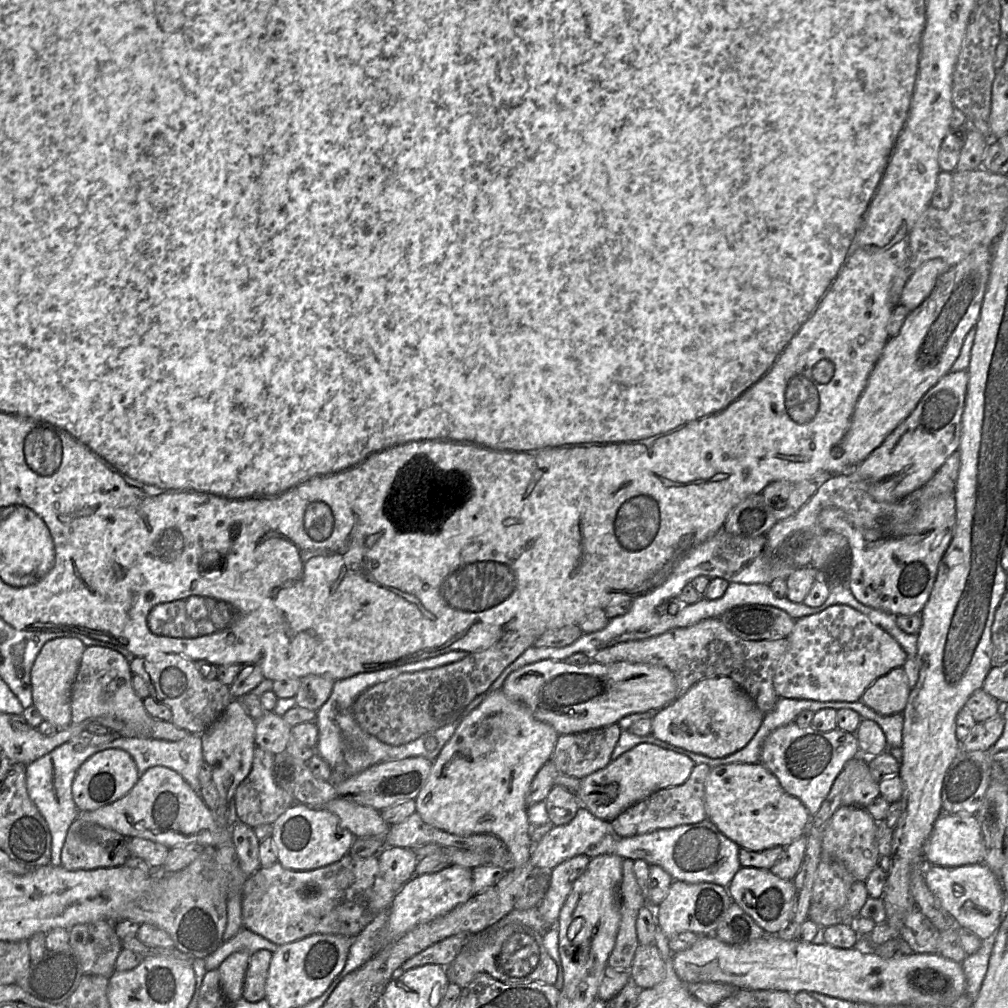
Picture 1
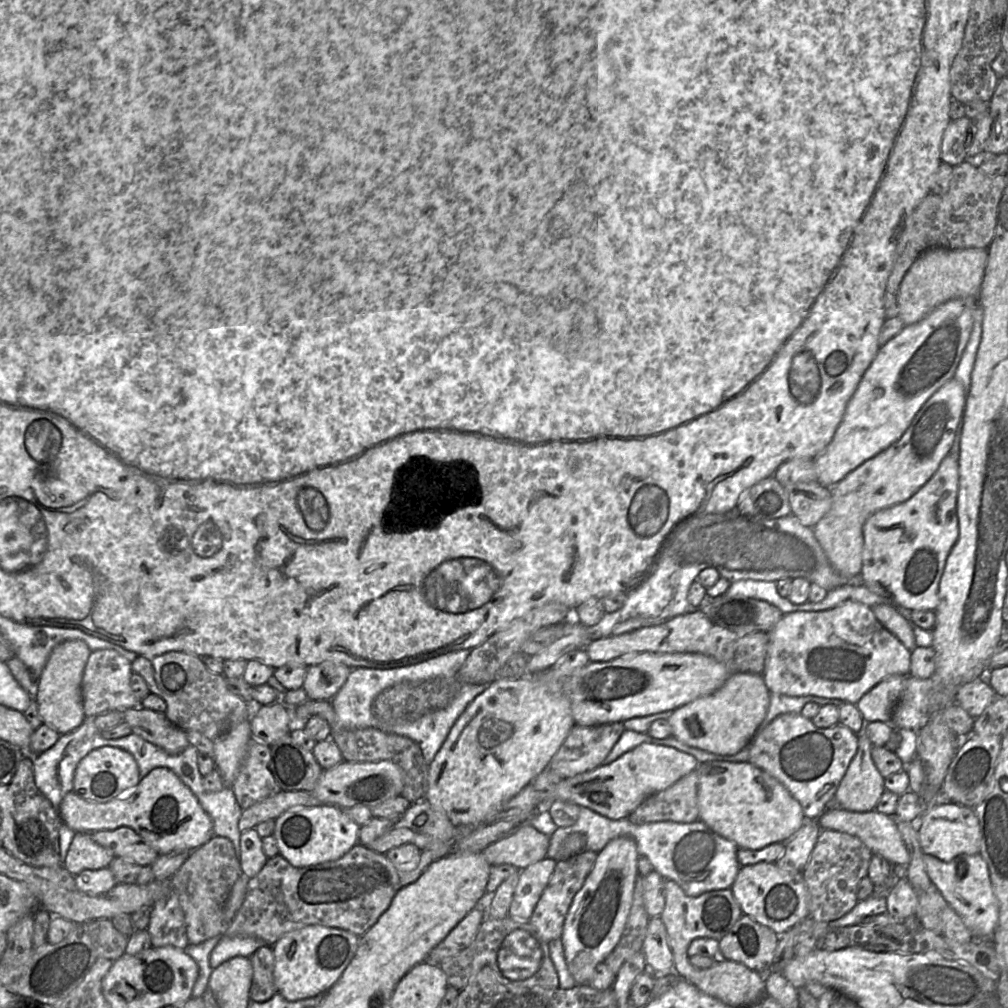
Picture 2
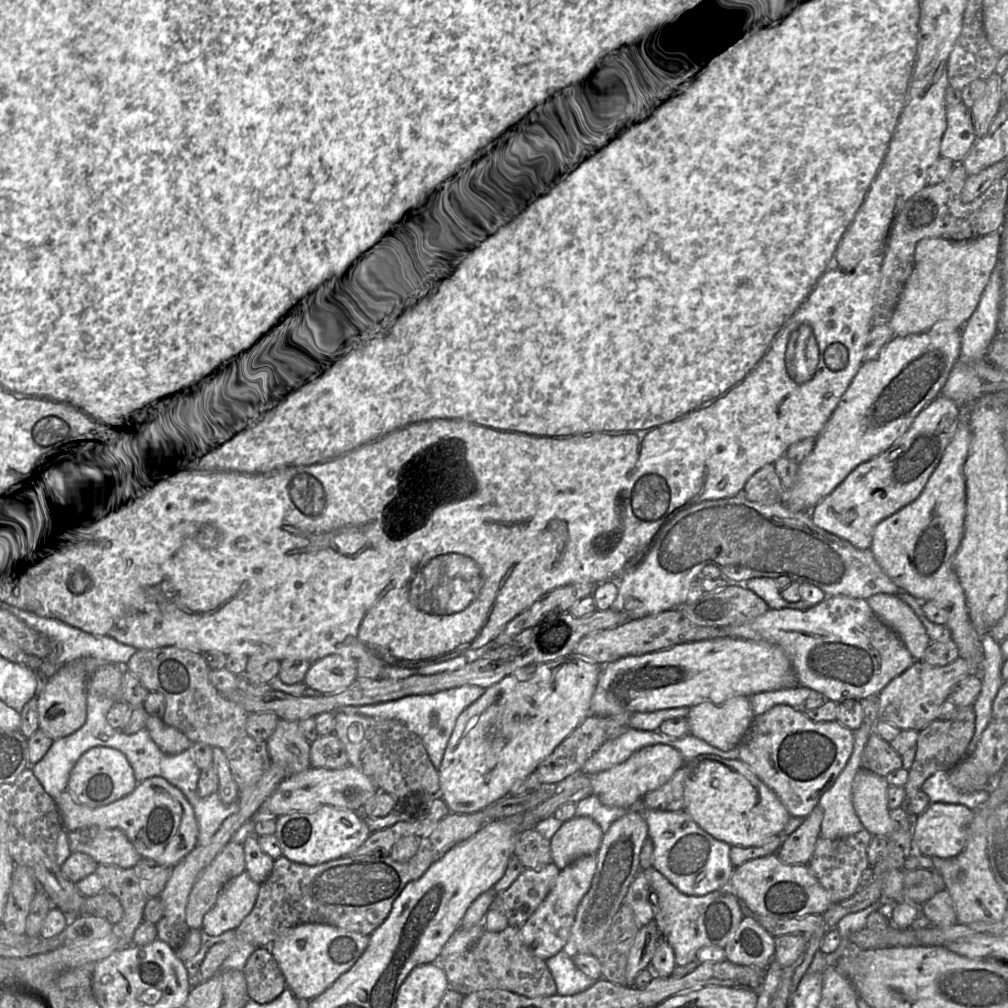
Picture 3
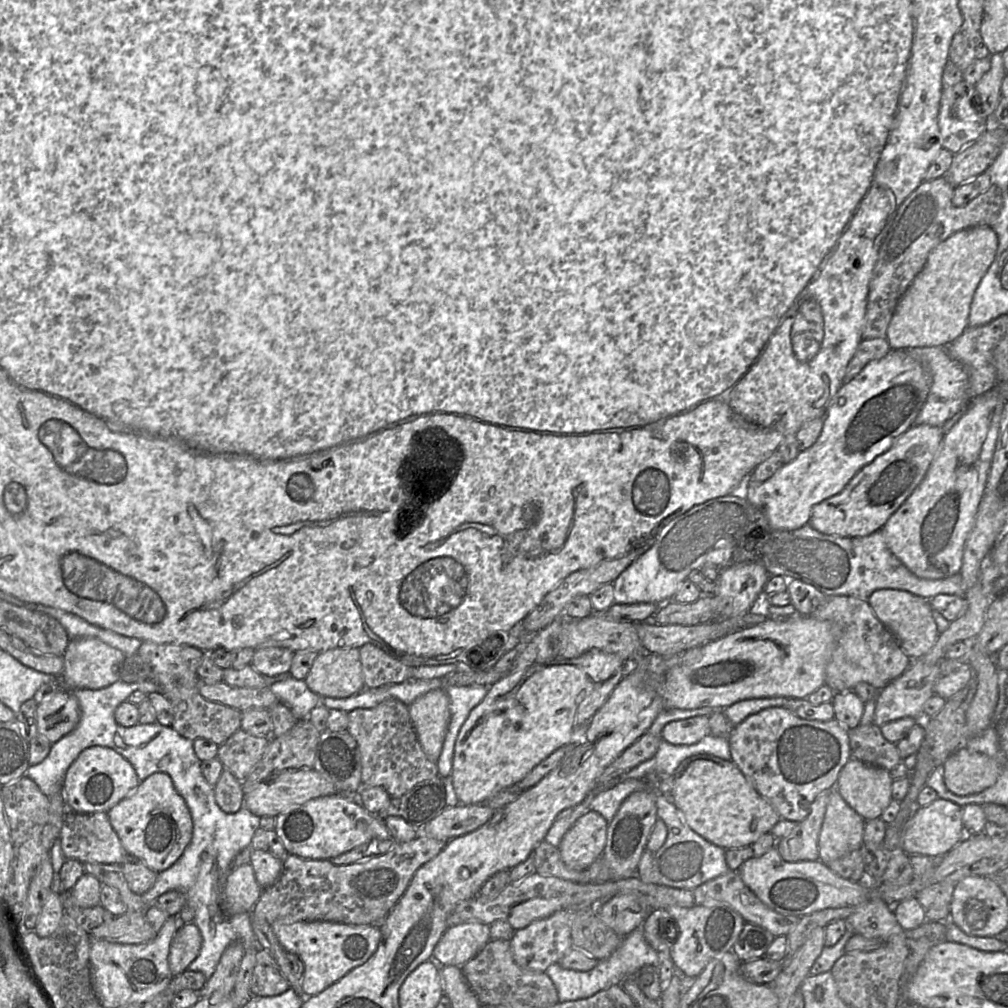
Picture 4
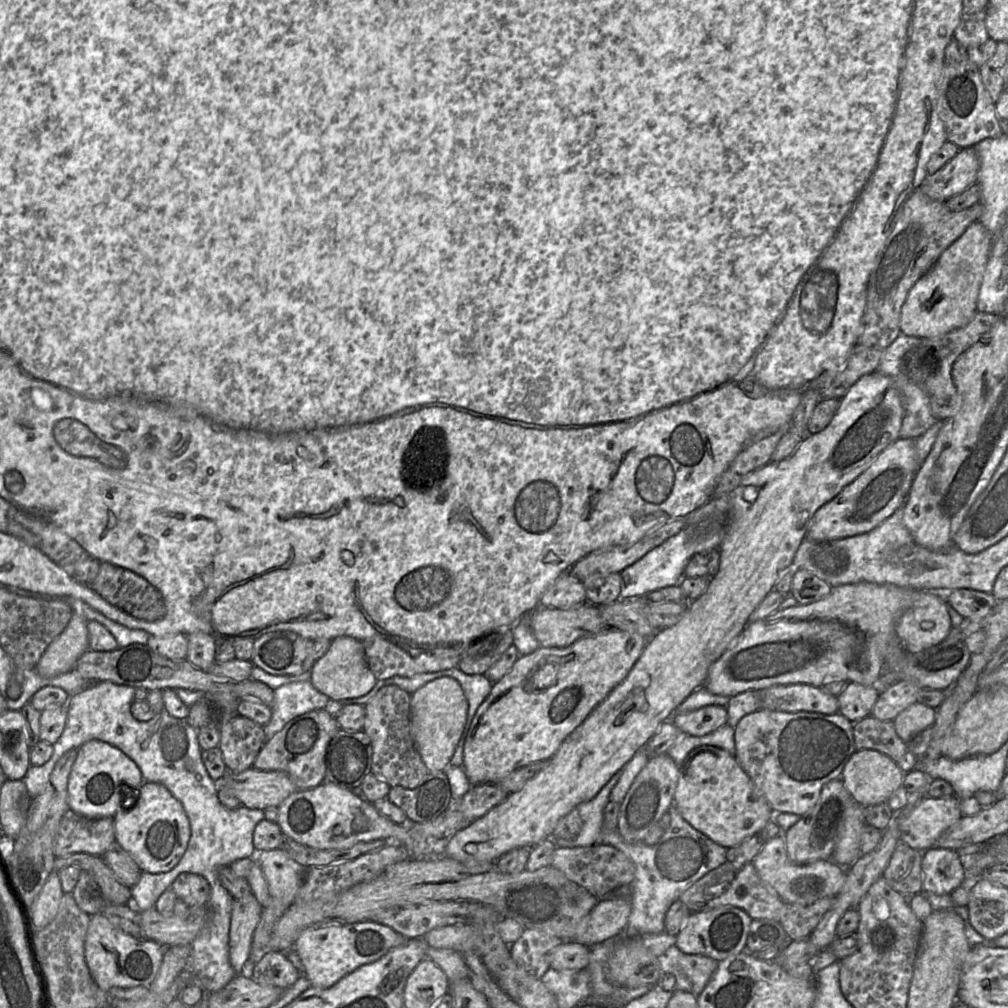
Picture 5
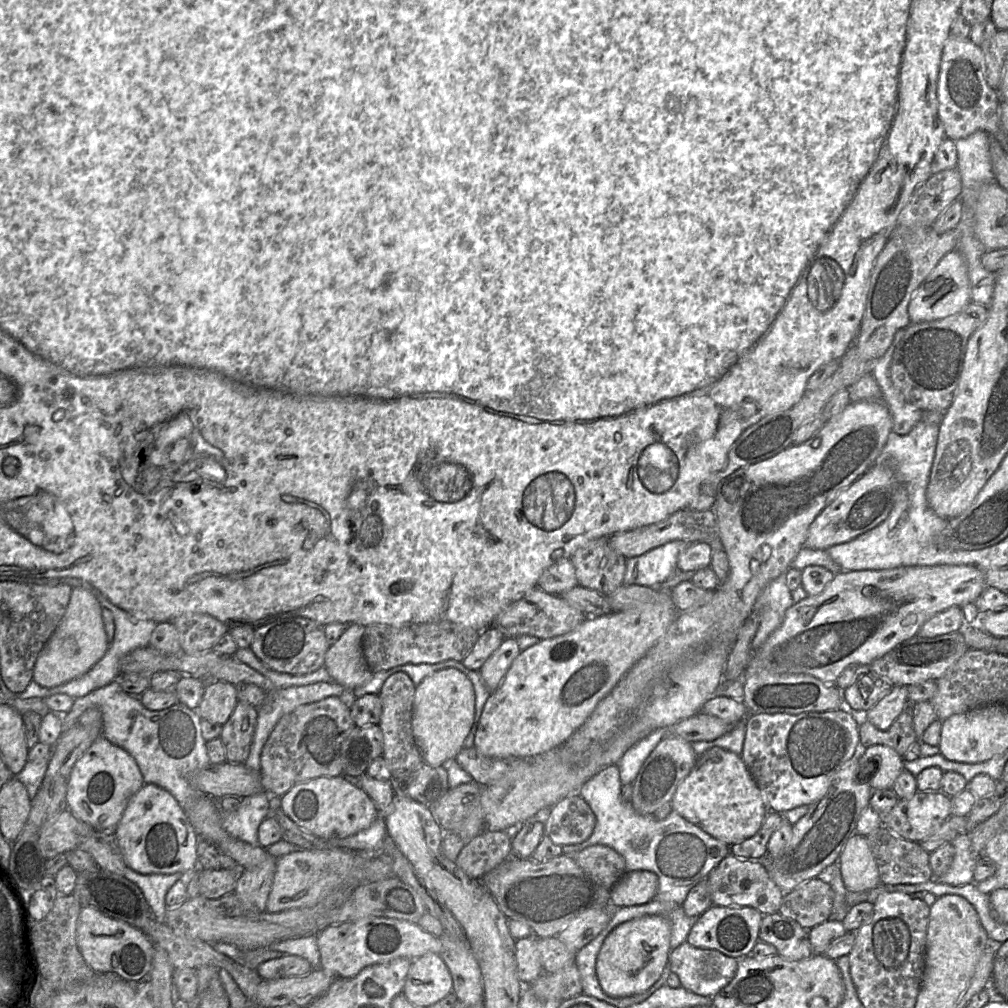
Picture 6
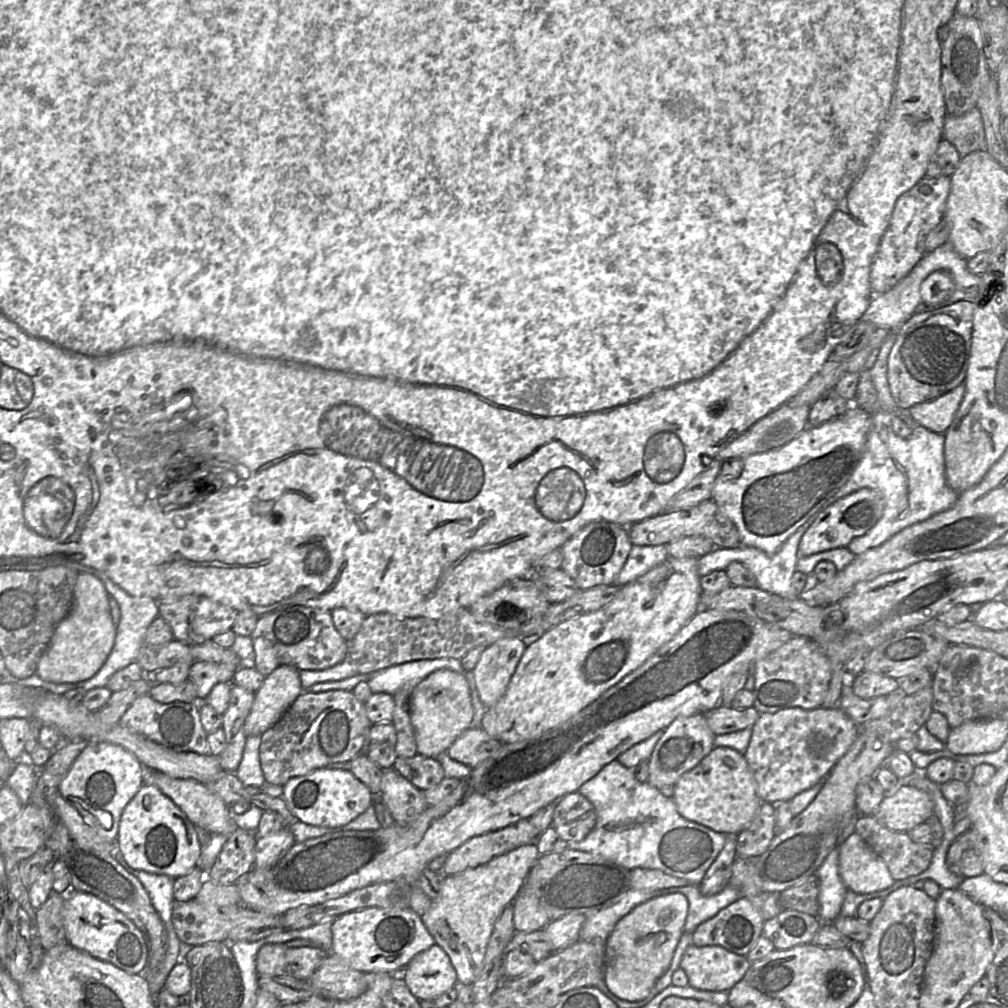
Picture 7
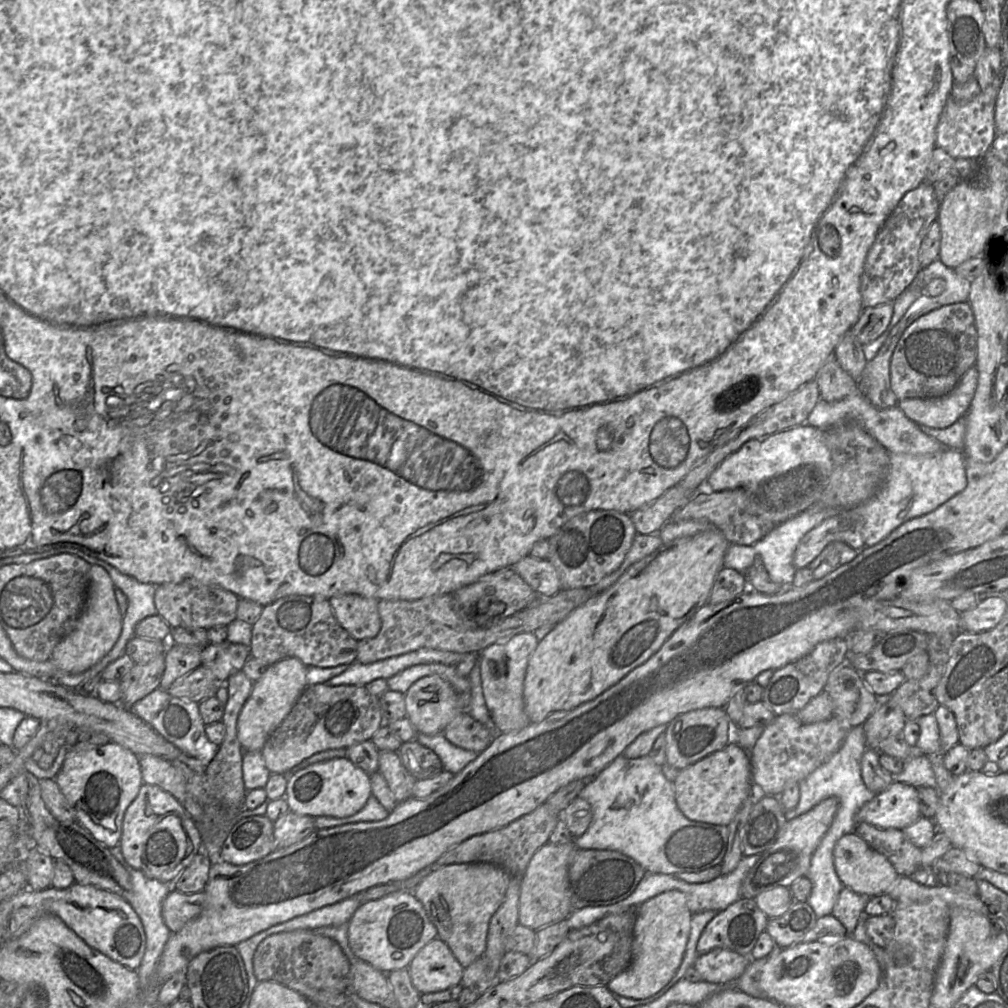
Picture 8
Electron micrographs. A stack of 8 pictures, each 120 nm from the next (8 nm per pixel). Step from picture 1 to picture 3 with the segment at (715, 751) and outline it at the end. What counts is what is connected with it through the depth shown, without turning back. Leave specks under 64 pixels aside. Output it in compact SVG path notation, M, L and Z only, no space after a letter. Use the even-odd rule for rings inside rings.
M735 696L719 705L705 702L693 706L686 718L689 734L722 751L730 751L738 746L754 717L749 697Z

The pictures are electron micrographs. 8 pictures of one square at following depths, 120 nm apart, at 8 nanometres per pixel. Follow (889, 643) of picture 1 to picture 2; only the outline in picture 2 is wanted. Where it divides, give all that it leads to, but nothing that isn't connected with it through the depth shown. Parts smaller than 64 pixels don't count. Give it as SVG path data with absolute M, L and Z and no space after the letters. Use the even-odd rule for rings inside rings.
M845 602L823 611L795 611L783 614L770 631L763 672L770 693L787 696L820 696L857 704L861 697L887 676L910 675L911 651L875 617L871 607Z

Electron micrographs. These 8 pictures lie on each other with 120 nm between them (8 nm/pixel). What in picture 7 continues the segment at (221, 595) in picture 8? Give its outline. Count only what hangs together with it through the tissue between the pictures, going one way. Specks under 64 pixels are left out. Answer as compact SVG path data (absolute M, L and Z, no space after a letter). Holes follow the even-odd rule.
M185 595L175 600L158 602L159 616L170 626L174 640L189 646L202 644L230 630L235 622L237 611L233 608L200 595Z

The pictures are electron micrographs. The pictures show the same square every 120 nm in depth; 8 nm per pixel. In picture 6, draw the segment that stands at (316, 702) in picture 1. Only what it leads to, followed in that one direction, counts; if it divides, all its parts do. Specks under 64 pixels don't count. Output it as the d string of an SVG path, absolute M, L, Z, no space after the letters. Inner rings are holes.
M349 624L342 635L328 648L323 667L335 682L345 690L365 685L373 672L368 667L363 651L364 626Z

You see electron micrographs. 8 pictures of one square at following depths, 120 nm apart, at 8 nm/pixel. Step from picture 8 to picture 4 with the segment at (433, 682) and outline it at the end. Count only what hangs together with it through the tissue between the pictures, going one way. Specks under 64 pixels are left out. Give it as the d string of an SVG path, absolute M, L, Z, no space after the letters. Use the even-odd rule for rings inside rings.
M433 689L416 698L408 707L424 753L431 761L436 762L450 722L448 695L443 689Z

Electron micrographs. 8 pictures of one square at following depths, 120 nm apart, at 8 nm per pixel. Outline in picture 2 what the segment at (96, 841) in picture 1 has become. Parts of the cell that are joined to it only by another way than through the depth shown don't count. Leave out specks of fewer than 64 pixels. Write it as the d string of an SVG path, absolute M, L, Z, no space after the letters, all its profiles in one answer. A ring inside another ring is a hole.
M75 833L62 866L76 876L84 870L106 868L114 858L113 852L96 843L91 833Z

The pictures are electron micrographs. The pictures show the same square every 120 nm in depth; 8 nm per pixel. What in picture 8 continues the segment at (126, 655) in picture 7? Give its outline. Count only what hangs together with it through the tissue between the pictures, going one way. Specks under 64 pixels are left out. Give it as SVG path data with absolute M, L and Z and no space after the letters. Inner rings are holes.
M62 547L62 548L51 549L49 551L40 552L40 553L23 554L23 555L19 555L19 556L13 556L13 557L9 557L9 558L4 559L4 563L15 562L15 564L26 564L26 563L30 563L30 562L33 562L36 560L45 559L47 556L50 556L50 555L55 555L55 554L59 554L59 553L68 553L68 552L75 553L75 554L79 555L82 559L84 559L85 561L87 561L91 565L97 565L97 566L104 568L108 572L109 576L111 577L115 587L117 589L121 590L126 595L127 600L128 600L128 606L127 606L126 612L125 612L123 619L122 619L121 633L120 633L118 640L116 641L114 646L111 648L112 652L110 652L109 654L104 656L101 659L100 664L98 664L93 669L89 670L84 675L61 674L61 675L58 675L57 678L53 678L53 679L61 679L63 684L64 684L64 682L77 682L77 685L69 687L69 689L75 689L79 684L100 674L110 663L112 663L113 661L118 659L120 656L122 656L124 653L126 653L127 643L130 641L130 639L134 635L136 635L135 631L136 631L137 624L141 620L143 620L144 618L157 614L157 610L156 610L155 602L154 602L154 596L155 596L155 591L156 591L157 586L154 584L149 584L149 583L141 583L138 580L136 580L134 577L121 573L119 570L117 570L115 567L108 564L107 562L100 560L98 558L92 557L90 555L87 555L83 551L81 551L80 549L74 548L74 547Z

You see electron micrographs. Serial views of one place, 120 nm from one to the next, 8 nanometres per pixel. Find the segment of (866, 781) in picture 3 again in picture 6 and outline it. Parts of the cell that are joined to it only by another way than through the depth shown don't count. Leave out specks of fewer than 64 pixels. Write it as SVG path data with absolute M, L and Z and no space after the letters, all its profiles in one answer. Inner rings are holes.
M876 744L861 749L859 760L876 762L876 770L868 780L872 790L892 788L896 778L904 770L903 757L885 745Z

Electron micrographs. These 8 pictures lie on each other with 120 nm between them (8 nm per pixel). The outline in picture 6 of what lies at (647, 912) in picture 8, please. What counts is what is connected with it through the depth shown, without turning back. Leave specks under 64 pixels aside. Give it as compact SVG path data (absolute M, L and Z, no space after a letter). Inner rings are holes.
M642 916L618 925L604 940L596 960L596 974L603 991L612 997L625 997L650 988L668 965L670 938L670 921L662 916Z

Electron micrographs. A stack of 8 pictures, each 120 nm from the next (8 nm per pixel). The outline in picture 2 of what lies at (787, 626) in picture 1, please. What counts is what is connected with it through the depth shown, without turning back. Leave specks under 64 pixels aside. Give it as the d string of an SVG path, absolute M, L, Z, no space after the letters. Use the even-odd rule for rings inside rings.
M724 595L705 597L696 609L714 624L736 633L770 632L783 613L767 601Z

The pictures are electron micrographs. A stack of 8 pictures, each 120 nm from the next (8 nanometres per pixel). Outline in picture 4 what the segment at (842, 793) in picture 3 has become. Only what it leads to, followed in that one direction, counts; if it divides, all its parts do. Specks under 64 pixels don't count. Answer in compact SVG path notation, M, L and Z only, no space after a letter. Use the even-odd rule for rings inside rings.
M832 788L818 839L819 861L829 863L861 848L864 825L865 820Z

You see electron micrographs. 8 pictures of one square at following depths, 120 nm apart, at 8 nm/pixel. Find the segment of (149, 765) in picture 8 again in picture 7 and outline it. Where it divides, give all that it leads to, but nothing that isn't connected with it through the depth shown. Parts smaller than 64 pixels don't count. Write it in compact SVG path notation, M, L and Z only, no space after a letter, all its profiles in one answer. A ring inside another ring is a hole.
M148 769L145 770L144 783L159 788L179 807L193 825L200 826L211 834L229 836L238 828L232 819L233 814L229 806L216 793L208 790L204 783L193 779L173 778Z

